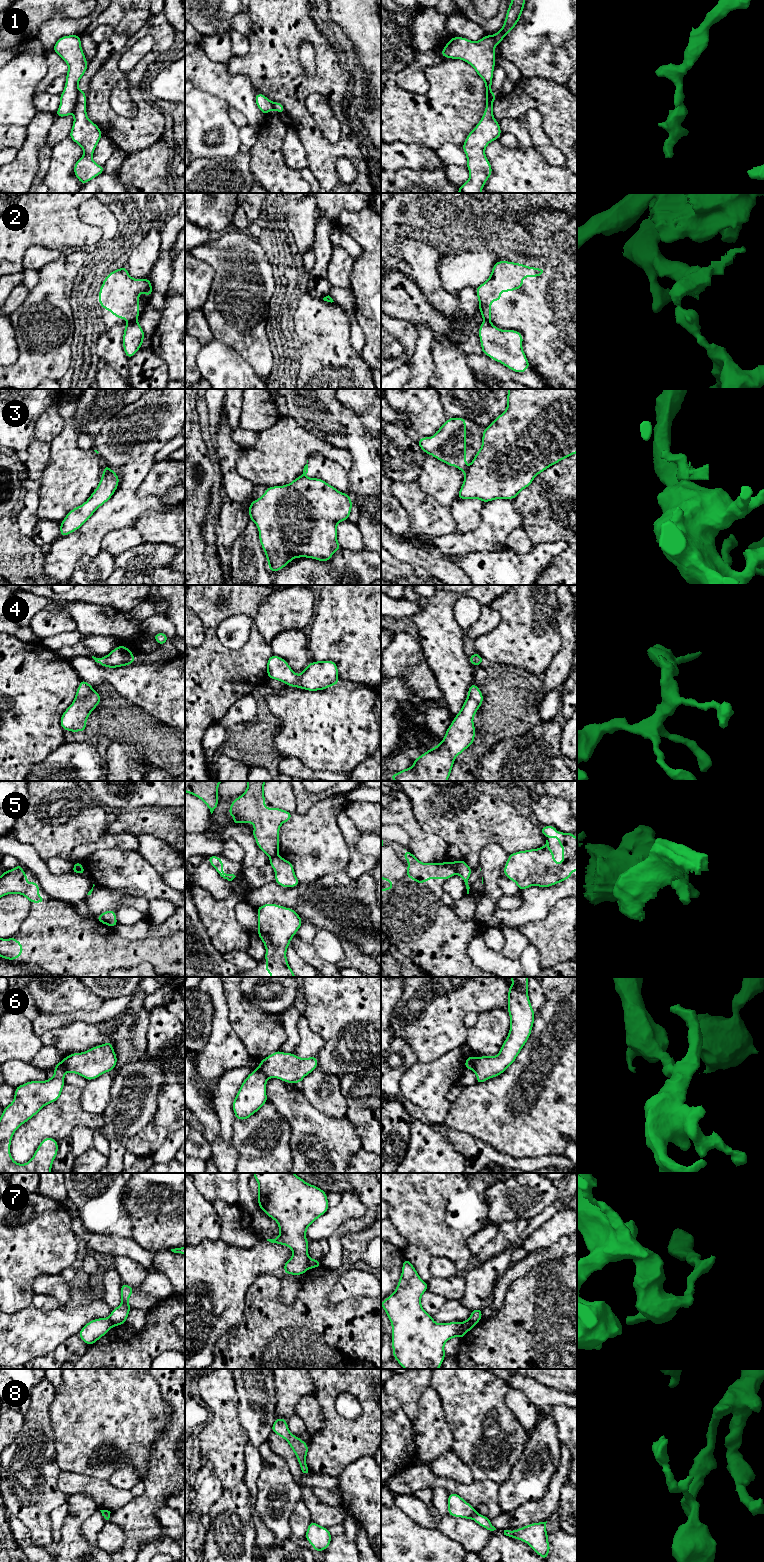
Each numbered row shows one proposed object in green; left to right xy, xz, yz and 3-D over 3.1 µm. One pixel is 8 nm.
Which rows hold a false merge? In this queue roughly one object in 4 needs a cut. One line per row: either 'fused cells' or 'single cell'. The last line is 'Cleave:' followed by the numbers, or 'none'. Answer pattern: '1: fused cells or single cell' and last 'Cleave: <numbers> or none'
1: fused cells
2: fused cells
3: fused cells
4: single cell
5: fused cells
6: fused cells
7: fused cells
8: single cell
Cleave: 1, 2, 3, 5, 6, 7

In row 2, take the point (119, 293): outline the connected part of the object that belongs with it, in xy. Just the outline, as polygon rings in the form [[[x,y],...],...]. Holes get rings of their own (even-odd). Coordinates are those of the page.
[[[126,267],[115,269],[103,280],[98,301],[102,309],[128,322],[139,318],[139,294],[151,297],[153,291],[150,279],[131,278]]]

